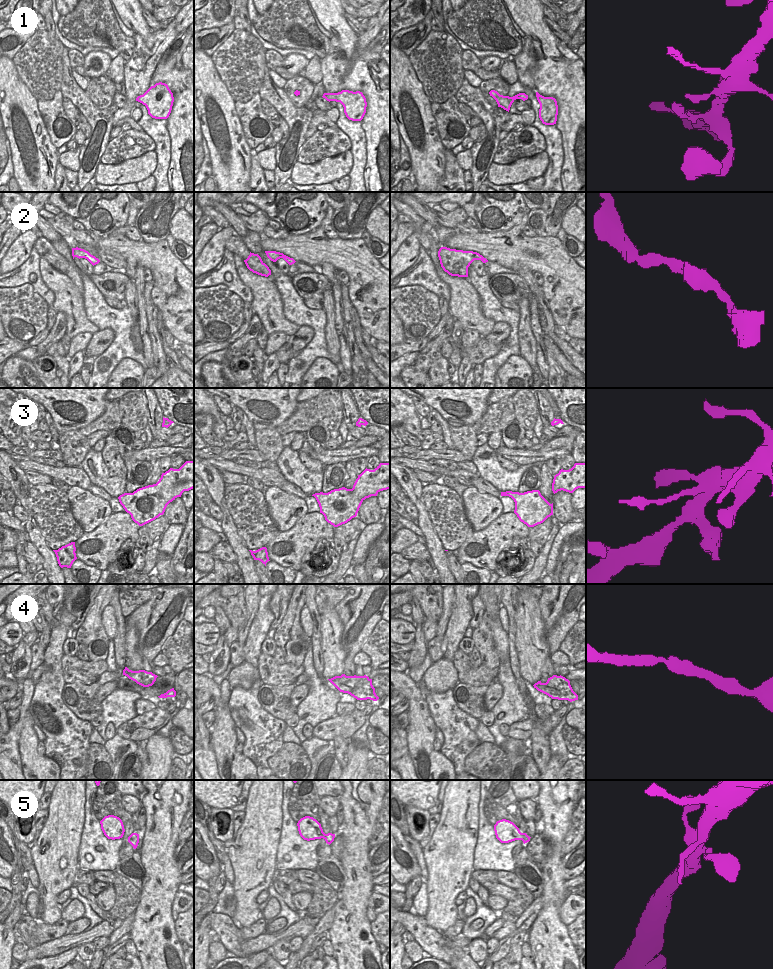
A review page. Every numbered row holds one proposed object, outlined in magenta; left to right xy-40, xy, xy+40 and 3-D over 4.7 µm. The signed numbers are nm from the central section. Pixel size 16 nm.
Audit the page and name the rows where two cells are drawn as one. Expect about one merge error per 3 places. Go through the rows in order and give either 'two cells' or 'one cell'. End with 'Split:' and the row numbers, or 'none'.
1: one cell
2: one cell
3: one cell
4: one cell
5: one cell
Split: none

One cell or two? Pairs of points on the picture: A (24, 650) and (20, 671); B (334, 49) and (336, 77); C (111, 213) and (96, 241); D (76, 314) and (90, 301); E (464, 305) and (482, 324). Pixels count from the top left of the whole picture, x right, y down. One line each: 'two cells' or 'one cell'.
A: one cell
B: one cell
C: two cells
D: two cells
E: one cell

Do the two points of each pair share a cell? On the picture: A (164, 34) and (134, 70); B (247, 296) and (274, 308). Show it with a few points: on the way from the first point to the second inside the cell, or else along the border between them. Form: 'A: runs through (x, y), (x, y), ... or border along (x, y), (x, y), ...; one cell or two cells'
A: runs through (161, 43), (143, 61); one cell
B: border along (239, 278), (250, 289), (252, 294), (251, 302); two cells

